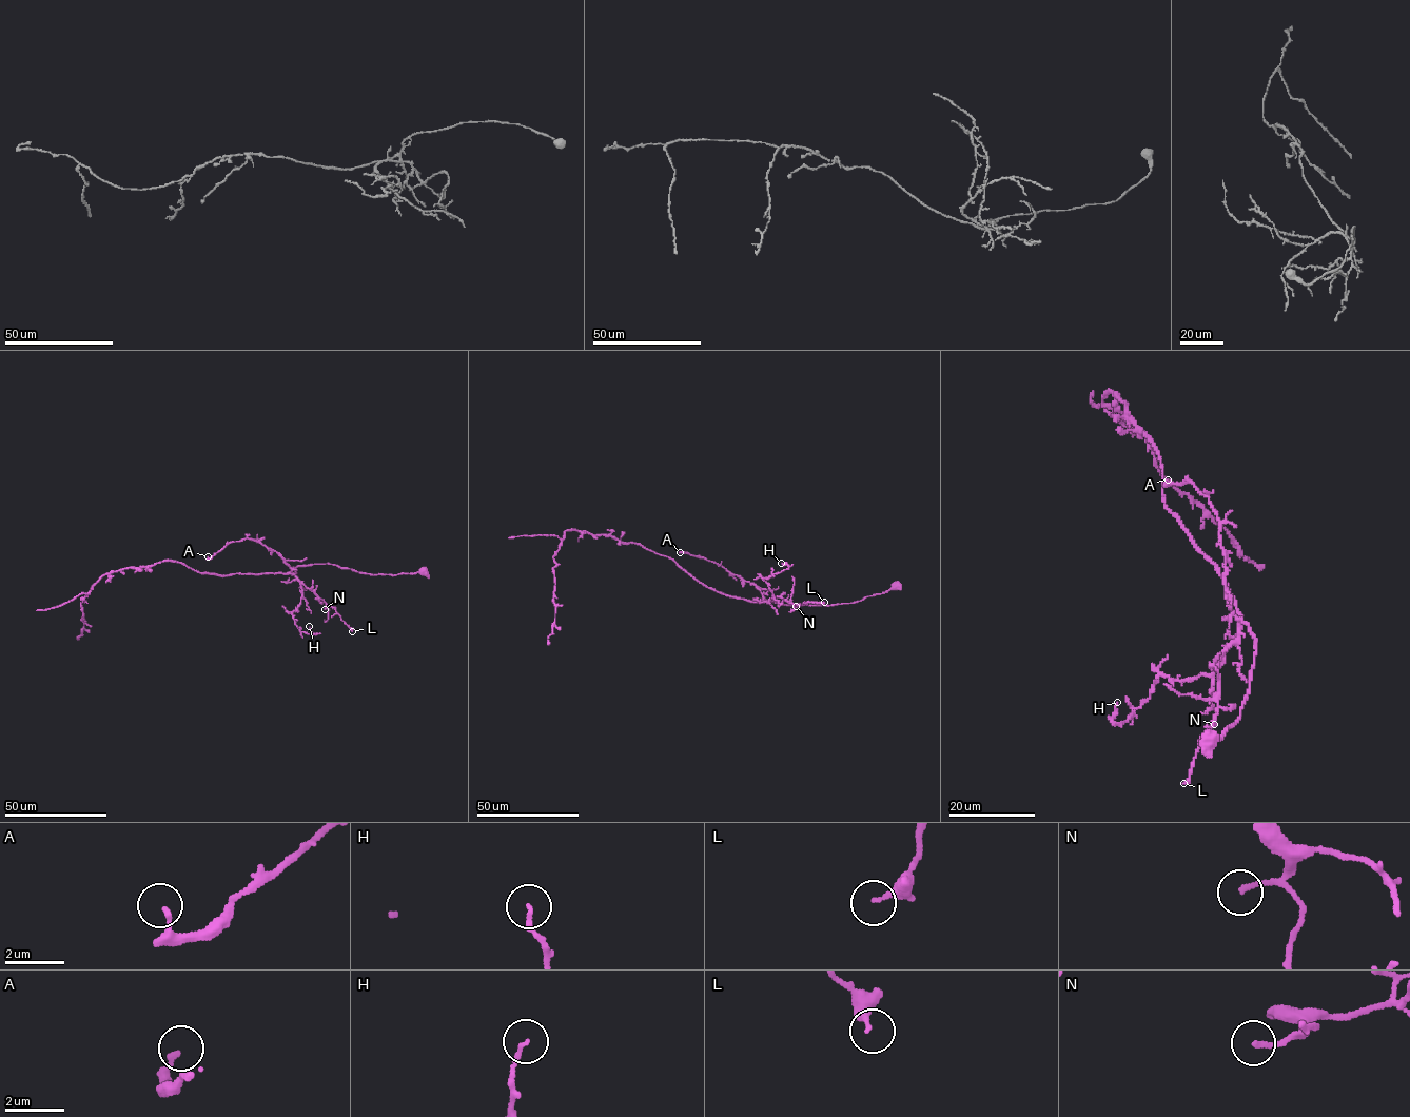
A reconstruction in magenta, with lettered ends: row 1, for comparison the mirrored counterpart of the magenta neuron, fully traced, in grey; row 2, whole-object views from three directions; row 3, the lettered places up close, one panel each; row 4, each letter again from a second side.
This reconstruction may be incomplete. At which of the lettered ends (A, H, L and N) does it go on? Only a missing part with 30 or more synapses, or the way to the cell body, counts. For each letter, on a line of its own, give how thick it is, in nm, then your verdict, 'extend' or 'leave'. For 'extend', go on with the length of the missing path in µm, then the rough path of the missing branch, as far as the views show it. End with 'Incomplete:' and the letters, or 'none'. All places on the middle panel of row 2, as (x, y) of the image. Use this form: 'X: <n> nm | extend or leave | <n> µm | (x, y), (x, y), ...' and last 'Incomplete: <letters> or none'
A: 180 nm | leave
H: 120 nm | leave
L: 280 nm | leave
N: 160 nm | leave
Incomplete: none

